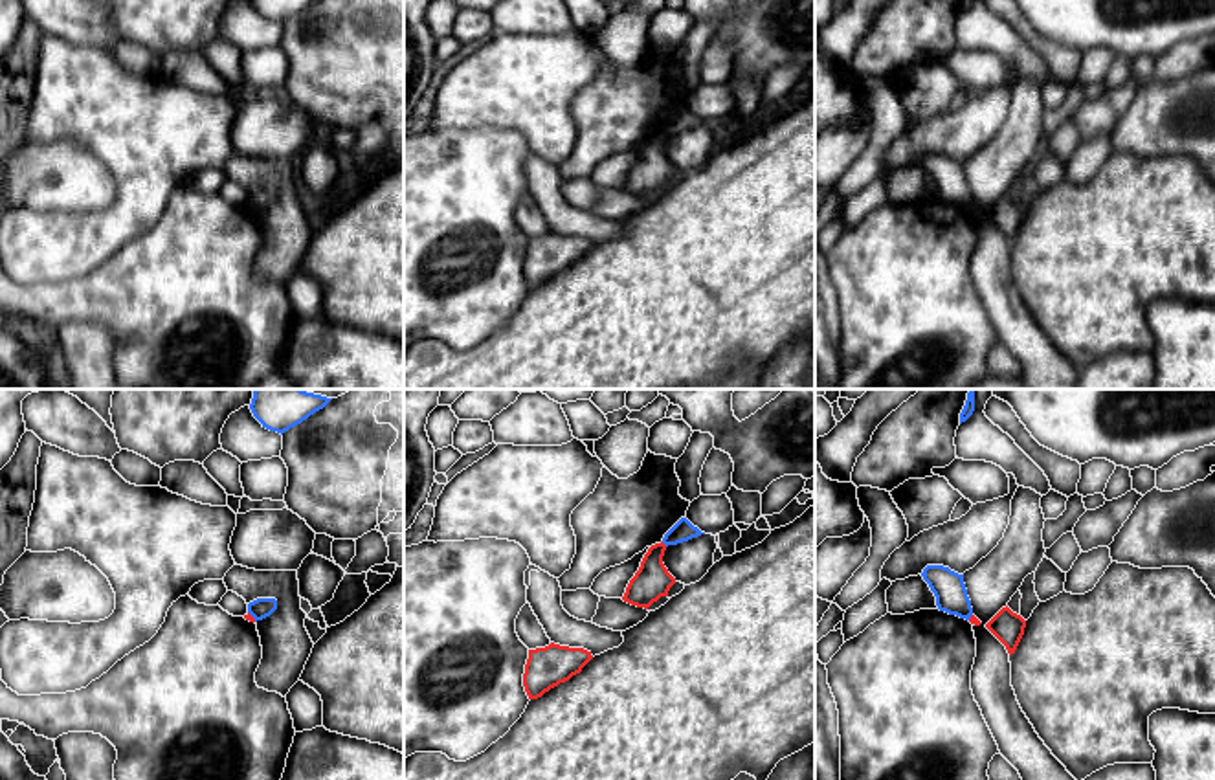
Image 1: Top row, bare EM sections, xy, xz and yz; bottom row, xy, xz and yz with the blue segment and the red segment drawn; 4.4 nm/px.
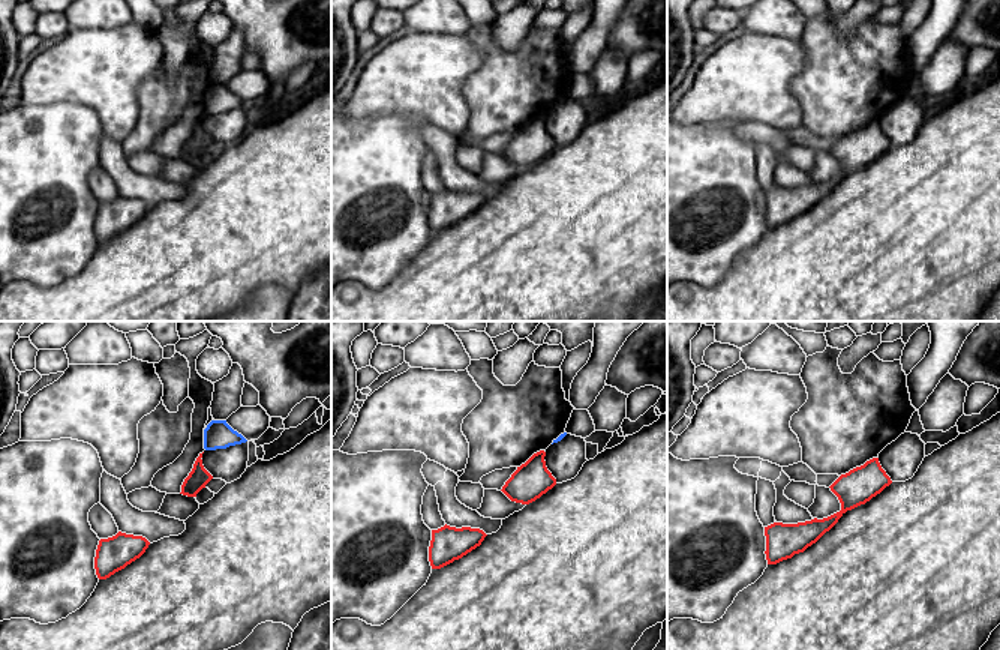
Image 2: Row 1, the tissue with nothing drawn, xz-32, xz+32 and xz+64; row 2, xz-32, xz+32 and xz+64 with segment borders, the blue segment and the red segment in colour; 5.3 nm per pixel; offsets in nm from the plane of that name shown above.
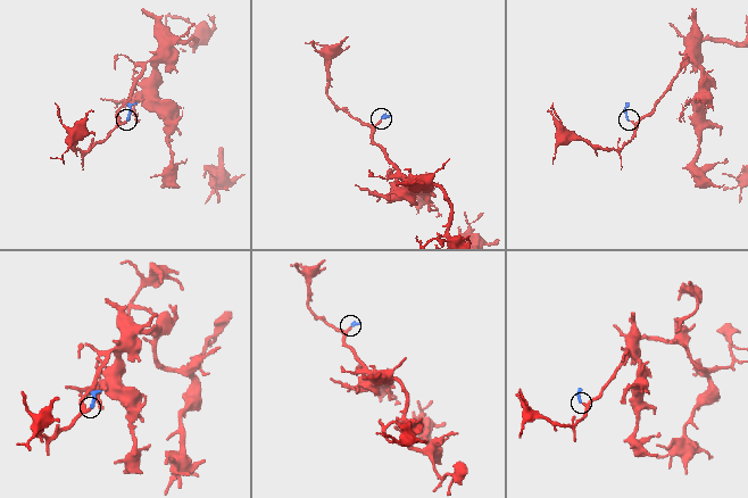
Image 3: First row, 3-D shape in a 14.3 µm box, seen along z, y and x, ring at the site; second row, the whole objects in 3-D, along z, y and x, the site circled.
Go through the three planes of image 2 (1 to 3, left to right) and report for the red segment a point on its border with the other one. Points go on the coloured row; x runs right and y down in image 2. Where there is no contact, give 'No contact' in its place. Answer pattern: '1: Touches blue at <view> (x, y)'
1: No contact
2: No contact
3: No contact

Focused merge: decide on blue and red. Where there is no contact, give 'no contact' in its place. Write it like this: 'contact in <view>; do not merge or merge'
contact in xz; do not merge

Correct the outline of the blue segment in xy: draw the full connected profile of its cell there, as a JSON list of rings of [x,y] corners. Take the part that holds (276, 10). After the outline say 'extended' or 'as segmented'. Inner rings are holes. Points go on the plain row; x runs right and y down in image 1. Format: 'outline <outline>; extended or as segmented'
outline [[[251,0],[262,17],[277,22],[284,22],[290,17],[301,13],[316,0]]]; as segmented

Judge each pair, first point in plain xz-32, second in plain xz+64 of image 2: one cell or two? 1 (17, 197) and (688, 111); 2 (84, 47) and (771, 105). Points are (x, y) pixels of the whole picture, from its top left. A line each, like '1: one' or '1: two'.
1: two
2: one

